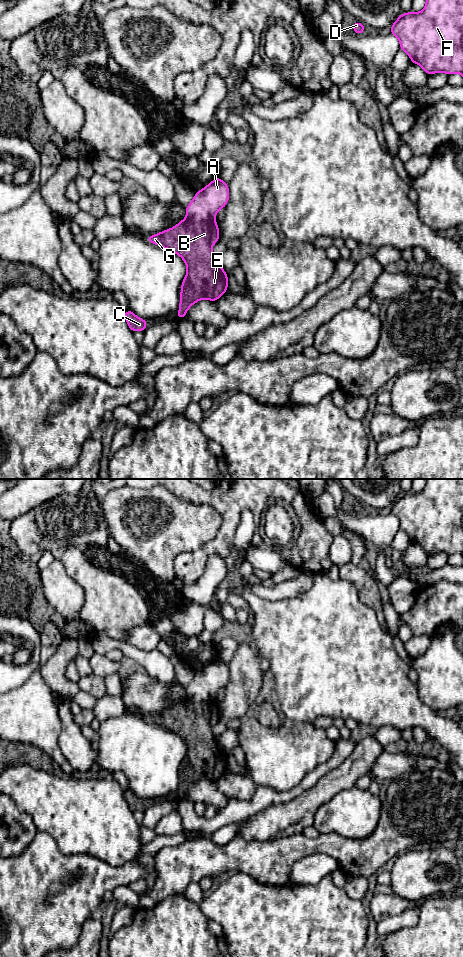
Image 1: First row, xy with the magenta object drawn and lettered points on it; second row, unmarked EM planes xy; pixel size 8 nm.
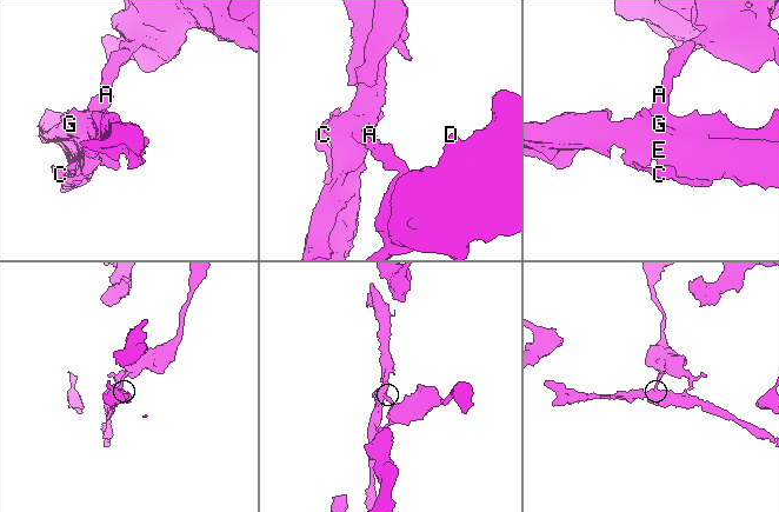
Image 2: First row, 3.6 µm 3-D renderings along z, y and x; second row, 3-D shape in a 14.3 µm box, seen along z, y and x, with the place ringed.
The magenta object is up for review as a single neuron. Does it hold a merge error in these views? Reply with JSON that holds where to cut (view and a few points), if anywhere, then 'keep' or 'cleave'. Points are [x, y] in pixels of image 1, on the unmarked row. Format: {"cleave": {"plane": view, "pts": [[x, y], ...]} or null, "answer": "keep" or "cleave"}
{"cleave": {"plane": "xy", "pts": [[187, 696], [194, 700], [213, 700]]}, "answer": "cleave"}

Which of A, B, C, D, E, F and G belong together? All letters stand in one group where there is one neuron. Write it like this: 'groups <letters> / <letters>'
groups A D F / B C E G

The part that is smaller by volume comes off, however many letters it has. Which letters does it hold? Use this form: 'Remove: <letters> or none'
Remove: B, C, E, G

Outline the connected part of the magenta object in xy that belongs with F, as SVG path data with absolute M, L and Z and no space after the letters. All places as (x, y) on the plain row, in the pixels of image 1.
M426 479L422 491L400 494L390 513L399 519L400 530L405 531L411 542L420 545L428 556L437 552L444 552L448 556L460 553L463 556L463 479Z

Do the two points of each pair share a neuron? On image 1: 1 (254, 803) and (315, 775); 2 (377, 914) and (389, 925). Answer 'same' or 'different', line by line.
1: same
2: different

